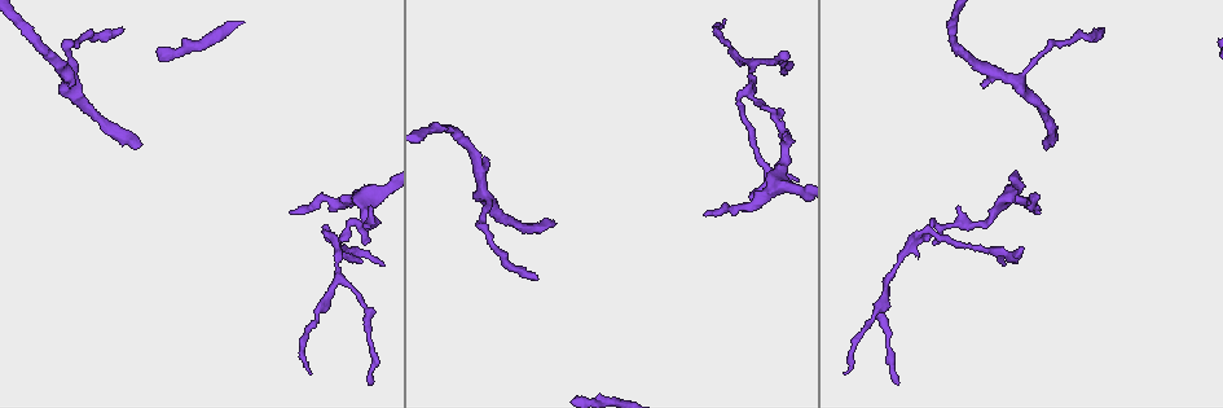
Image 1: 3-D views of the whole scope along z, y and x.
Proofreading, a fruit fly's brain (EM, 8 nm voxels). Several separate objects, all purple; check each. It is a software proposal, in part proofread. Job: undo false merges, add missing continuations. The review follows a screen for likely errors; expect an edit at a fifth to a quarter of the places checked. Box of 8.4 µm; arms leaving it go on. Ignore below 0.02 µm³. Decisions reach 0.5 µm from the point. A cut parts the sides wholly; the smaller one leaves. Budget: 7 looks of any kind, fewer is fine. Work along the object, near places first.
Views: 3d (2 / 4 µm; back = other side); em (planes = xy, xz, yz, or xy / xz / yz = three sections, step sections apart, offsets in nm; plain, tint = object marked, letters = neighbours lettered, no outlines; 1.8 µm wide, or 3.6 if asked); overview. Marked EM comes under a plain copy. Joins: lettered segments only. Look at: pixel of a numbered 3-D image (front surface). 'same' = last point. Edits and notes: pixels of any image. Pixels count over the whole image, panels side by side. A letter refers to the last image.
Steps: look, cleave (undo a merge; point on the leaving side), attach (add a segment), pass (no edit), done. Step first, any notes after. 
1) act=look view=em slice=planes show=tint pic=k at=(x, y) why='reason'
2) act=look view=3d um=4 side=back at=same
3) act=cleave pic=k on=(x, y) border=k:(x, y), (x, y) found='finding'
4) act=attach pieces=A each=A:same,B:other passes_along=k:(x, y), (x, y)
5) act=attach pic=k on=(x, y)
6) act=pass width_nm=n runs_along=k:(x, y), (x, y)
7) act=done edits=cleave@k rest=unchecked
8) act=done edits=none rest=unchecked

act=look view=em slice=planes show=letters pic=1 at=(1012, 194) why='branch point'

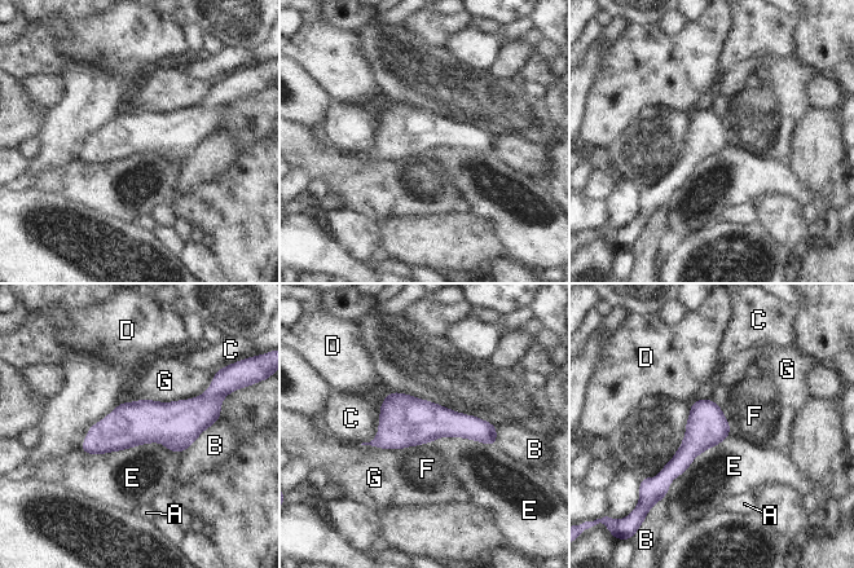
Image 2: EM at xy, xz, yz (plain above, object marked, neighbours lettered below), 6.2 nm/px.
act=pass width_nm=260 each=A:other,B:other,C:other,D:other,E:other,F:other,G:other border=2:(80, 450), (161, 443), (181, 453) found='continuous, no second neuron'

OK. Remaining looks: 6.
act=look view=3d um=4 pic=1 at=(1041, 212) why='free end'

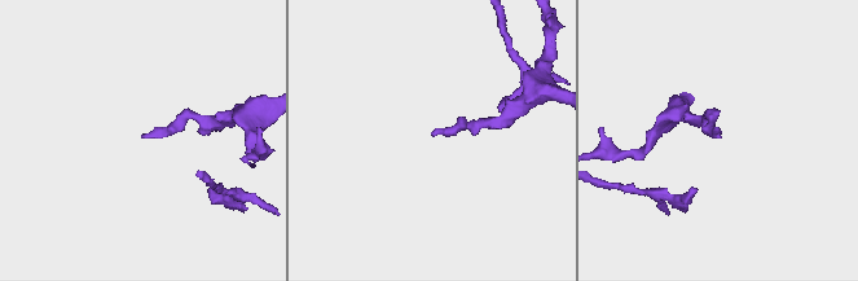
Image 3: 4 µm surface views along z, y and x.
act=look view=em slice=planes show=letters pic=3 at=(432, 135) why='shape alone is not enough'

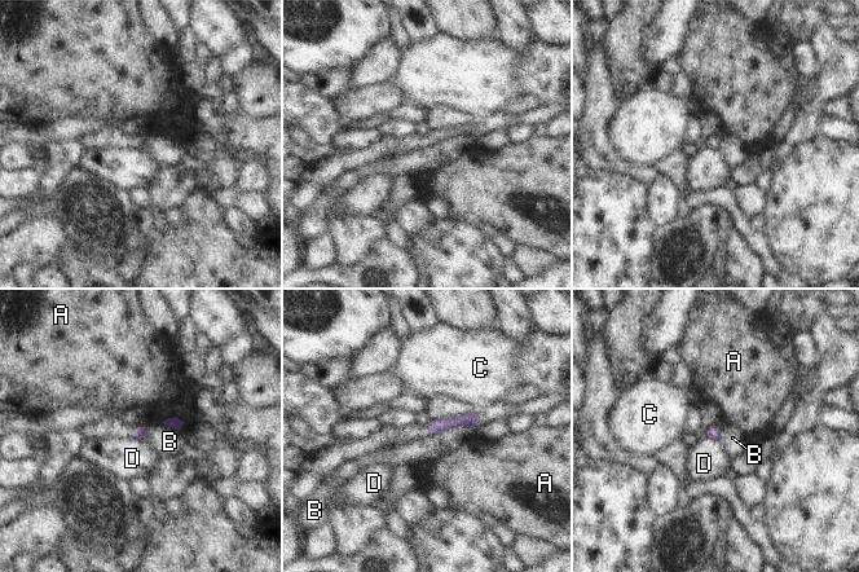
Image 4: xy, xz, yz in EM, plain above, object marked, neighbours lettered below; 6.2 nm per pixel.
act=pass longest_contact=B:360nm each=A:other,B:other,C:other,D:other found='no lettered segment goes on from it'

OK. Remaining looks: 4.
act=look view=em slice=yz step=8 show=letters pic=1 at=(122, 27) why='tapers out'

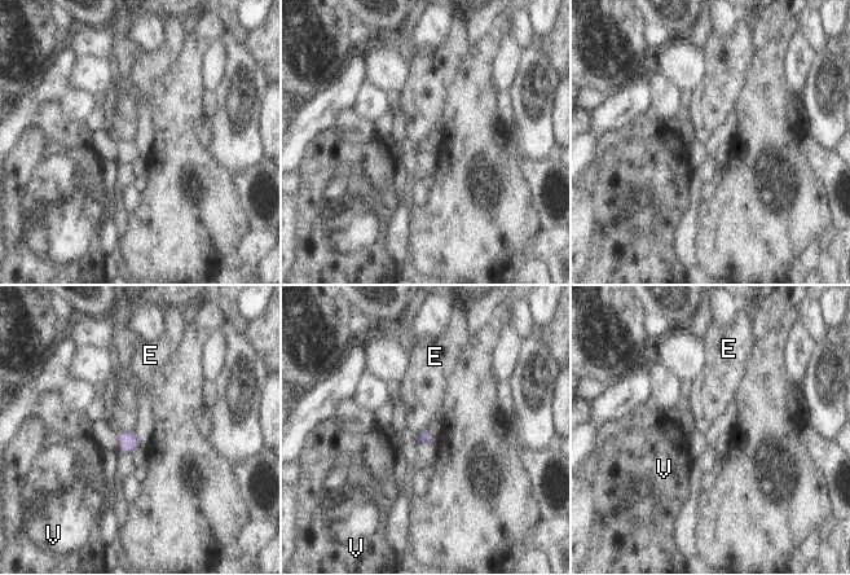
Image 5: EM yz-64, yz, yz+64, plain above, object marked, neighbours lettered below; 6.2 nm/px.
act=pass width_nm=80 each=E:other,V:other border=5:(120, 430), (135, 431) found='none of them fits'

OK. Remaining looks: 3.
act=done edits=none rest=unchecked

